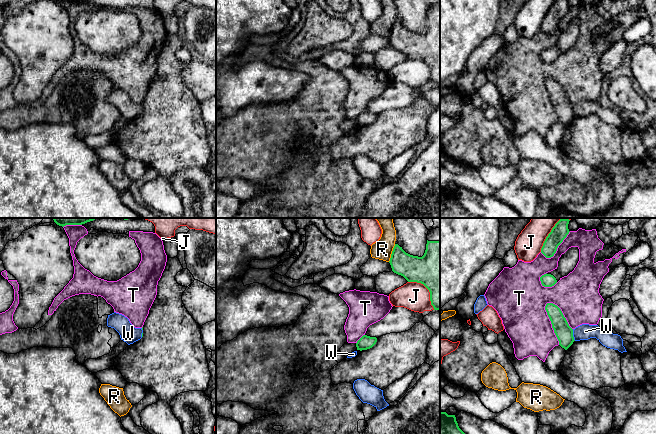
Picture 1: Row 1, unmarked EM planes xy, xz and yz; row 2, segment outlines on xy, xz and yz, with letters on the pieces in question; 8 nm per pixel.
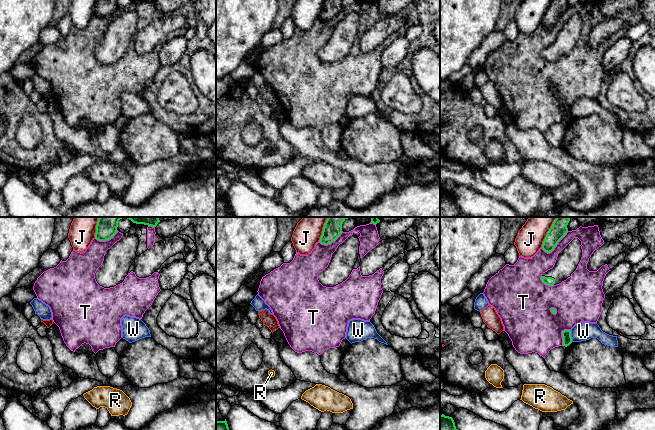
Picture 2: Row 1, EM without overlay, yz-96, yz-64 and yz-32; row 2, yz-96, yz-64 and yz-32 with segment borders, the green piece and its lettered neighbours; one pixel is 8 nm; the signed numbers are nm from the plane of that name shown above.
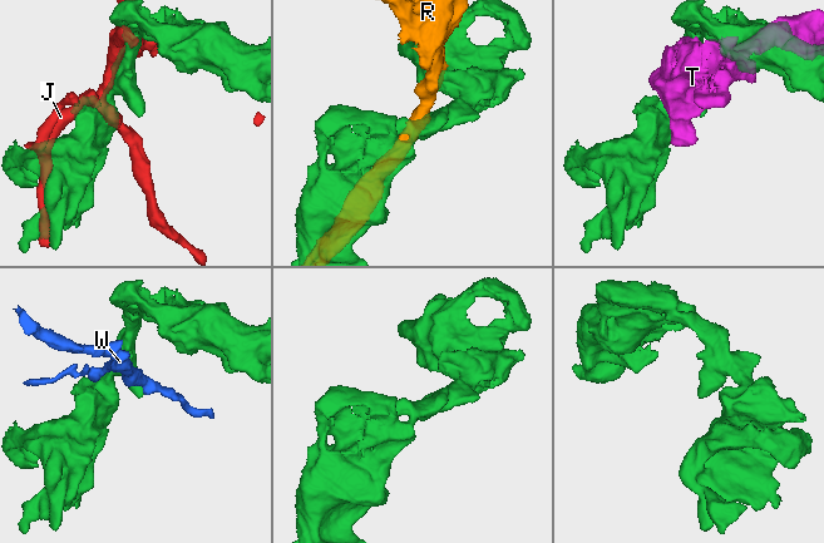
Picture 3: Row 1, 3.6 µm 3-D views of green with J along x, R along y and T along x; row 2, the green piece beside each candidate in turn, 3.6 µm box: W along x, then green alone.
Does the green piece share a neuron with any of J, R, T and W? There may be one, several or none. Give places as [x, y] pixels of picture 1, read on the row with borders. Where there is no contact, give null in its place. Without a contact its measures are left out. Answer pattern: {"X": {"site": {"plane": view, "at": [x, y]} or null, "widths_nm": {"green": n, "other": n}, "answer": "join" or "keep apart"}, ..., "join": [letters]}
{"J": {"site": {"plane": "xz", "at": [428, 289]}, "widths_nm": {"green": 360, "other": 220}, "answer": "keep apart"}, "R": {"site": {"plane": "xz", "at": [392, 253]}, "widths_nm": {"green": 200, "other": 160}, "answer": "keep apart"}, "T": {"site": {"plane": "yz", "at": [551, 323]}, "widths_nm": {"green": 140, "other": 360}, "answer": "keep apart"}, "W": {"site": {"plane": "yz", "at": [572, 335]}, "widths_nm": {"green": 140, "other": 130}, "answer": "keep apart"}, "join": []}

